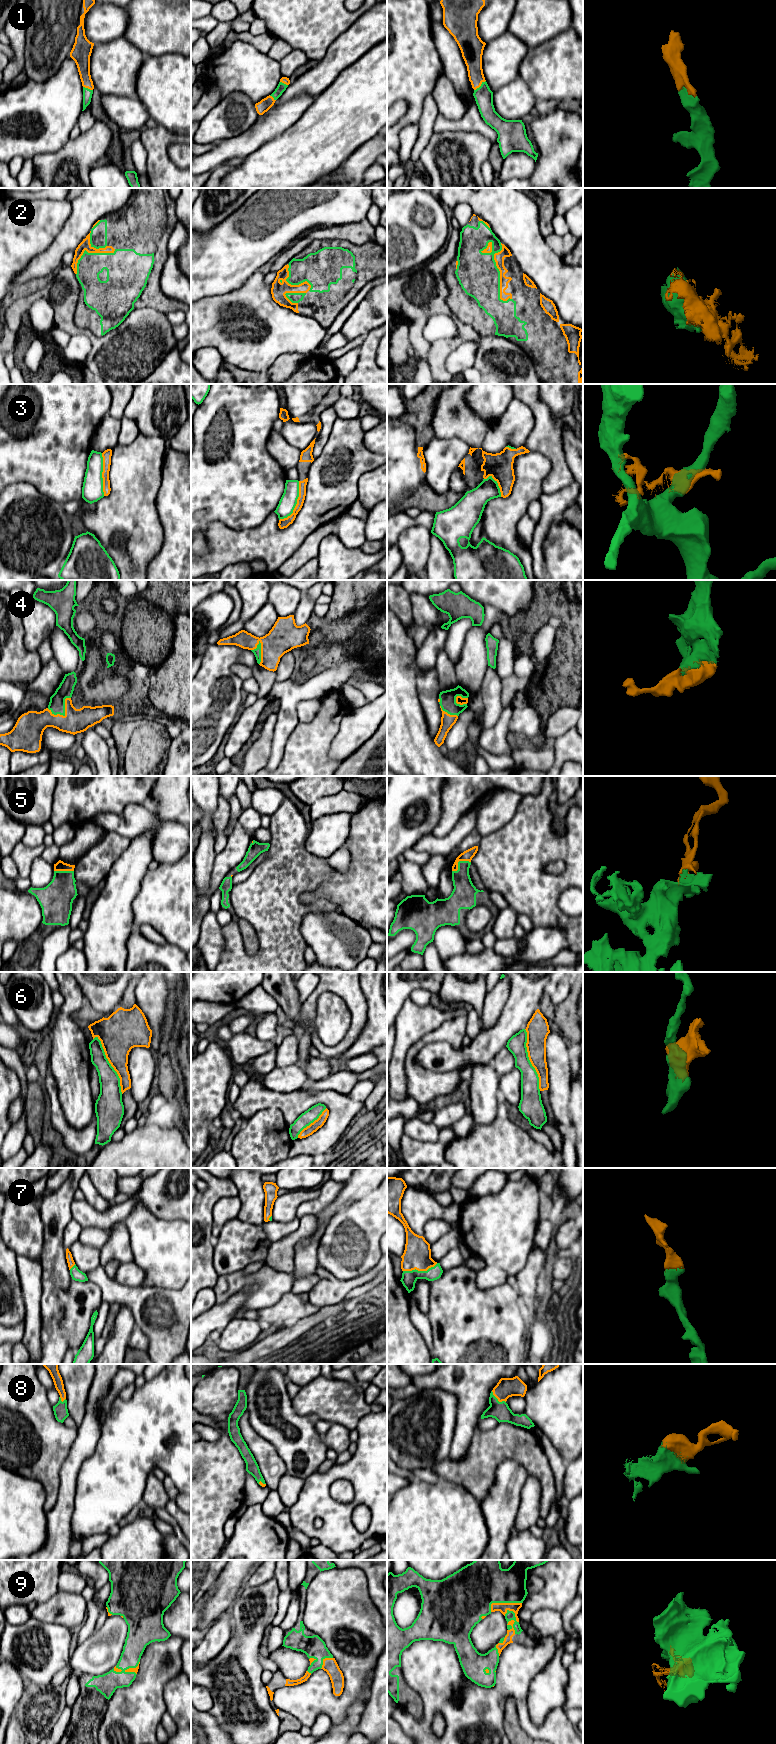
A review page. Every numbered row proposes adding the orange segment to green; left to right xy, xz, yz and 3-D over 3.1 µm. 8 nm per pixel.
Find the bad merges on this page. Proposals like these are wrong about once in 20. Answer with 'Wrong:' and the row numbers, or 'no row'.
Wrong: 3, 6

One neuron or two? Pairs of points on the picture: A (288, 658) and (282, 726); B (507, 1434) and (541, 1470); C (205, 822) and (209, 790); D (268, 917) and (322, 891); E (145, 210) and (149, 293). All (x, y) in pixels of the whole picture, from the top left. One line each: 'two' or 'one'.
A: two
B: one
C: one
D: two
E: one

